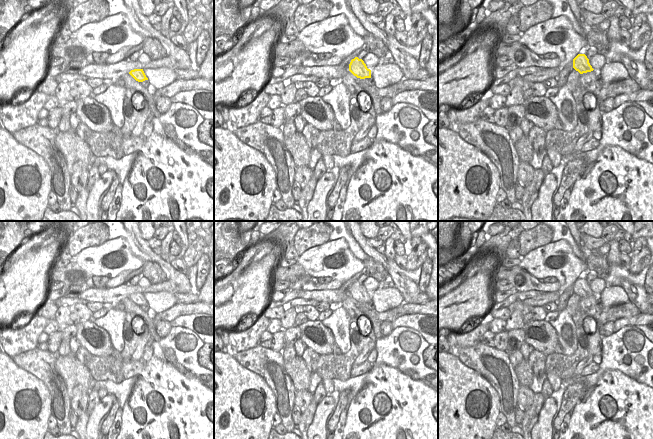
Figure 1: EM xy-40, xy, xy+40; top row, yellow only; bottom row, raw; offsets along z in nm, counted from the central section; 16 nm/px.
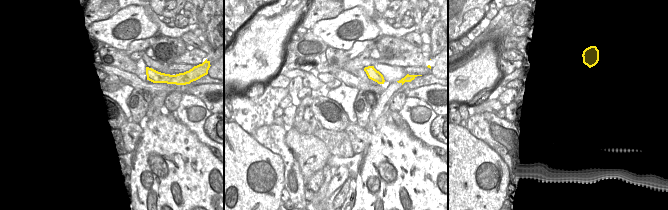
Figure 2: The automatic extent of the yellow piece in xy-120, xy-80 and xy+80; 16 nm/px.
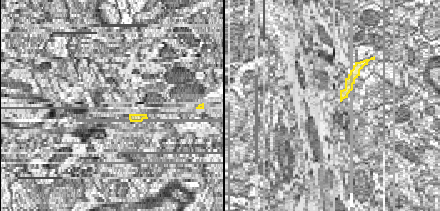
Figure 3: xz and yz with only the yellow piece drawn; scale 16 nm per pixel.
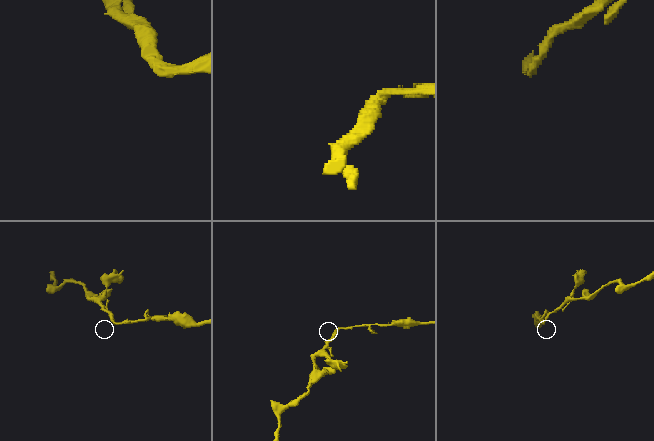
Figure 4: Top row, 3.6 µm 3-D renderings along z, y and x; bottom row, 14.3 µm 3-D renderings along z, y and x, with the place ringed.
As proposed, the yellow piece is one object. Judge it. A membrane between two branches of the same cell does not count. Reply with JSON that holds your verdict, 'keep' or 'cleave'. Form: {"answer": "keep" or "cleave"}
{"answer": "cleave"}

